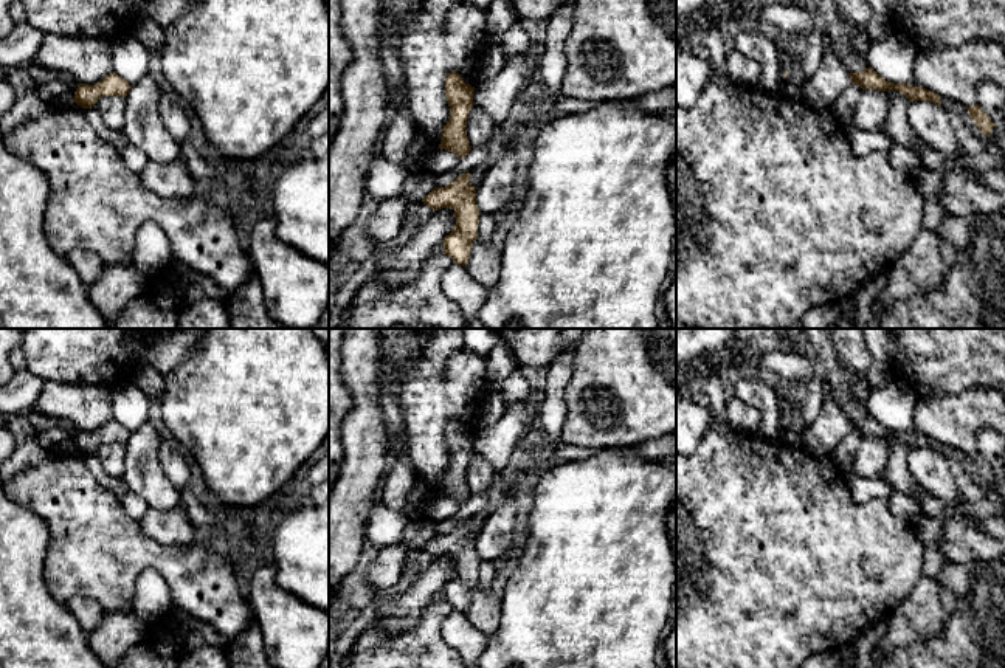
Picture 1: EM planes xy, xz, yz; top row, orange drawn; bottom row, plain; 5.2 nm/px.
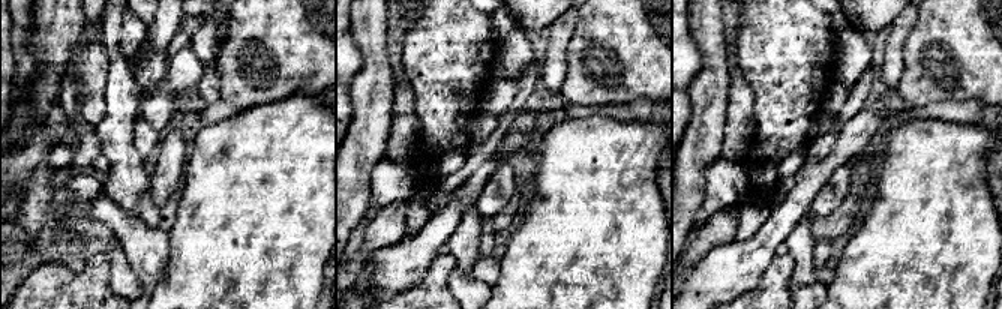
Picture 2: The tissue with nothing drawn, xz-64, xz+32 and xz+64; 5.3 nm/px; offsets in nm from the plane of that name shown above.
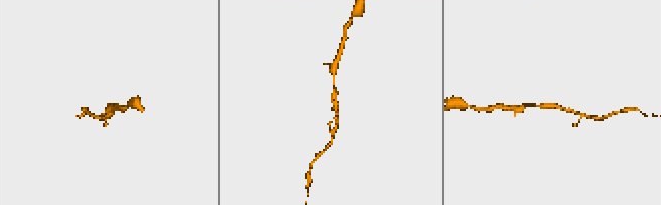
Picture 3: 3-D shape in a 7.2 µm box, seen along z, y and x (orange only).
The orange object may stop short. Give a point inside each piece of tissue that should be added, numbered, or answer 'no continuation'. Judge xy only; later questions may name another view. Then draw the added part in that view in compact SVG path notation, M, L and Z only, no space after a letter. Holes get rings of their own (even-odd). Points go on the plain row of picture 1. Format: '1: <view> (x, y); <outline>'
no continuation

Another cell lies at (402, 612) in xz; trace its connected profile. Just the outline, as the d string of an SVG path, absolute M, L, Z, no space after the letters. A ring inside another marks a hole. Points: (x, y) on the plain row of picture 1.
M451 555L434 558L423 573L400 595L389 601L377 598L378 612L372 623L391 635L413 629L423 609L434 601L434 595L454 577L456 566Z

